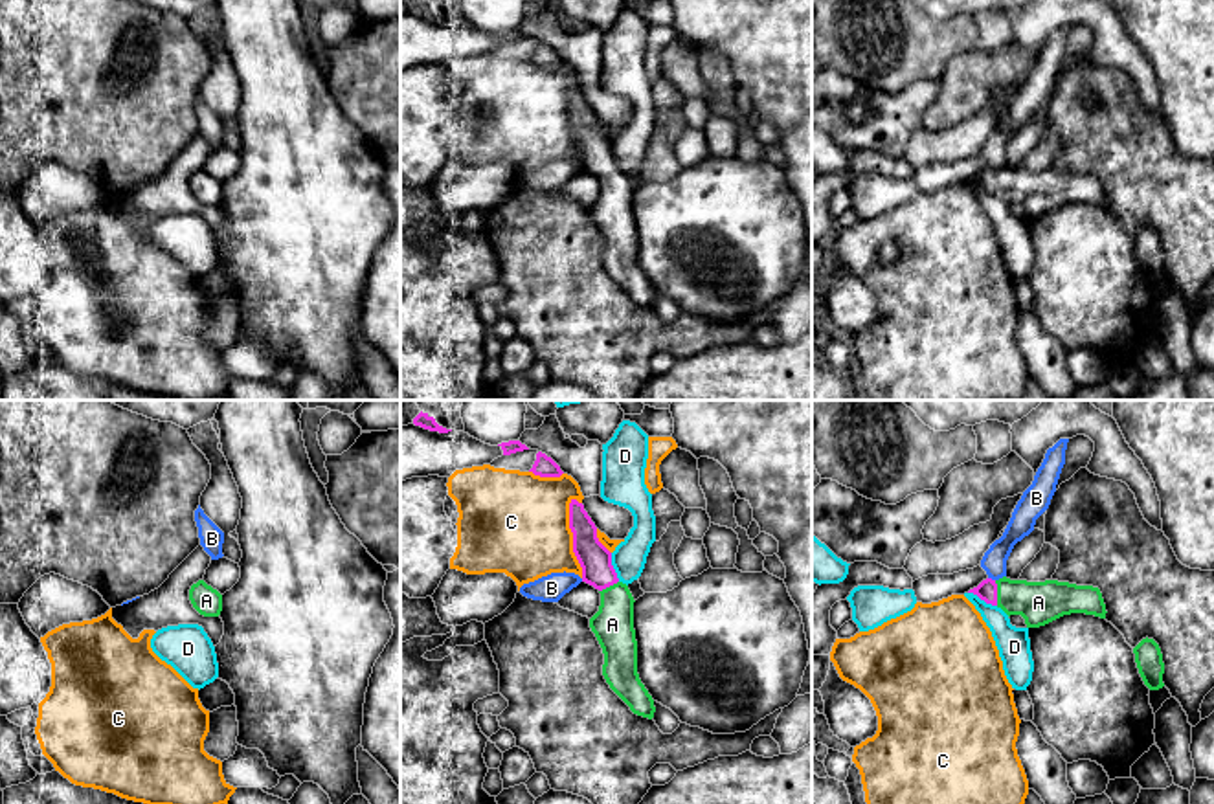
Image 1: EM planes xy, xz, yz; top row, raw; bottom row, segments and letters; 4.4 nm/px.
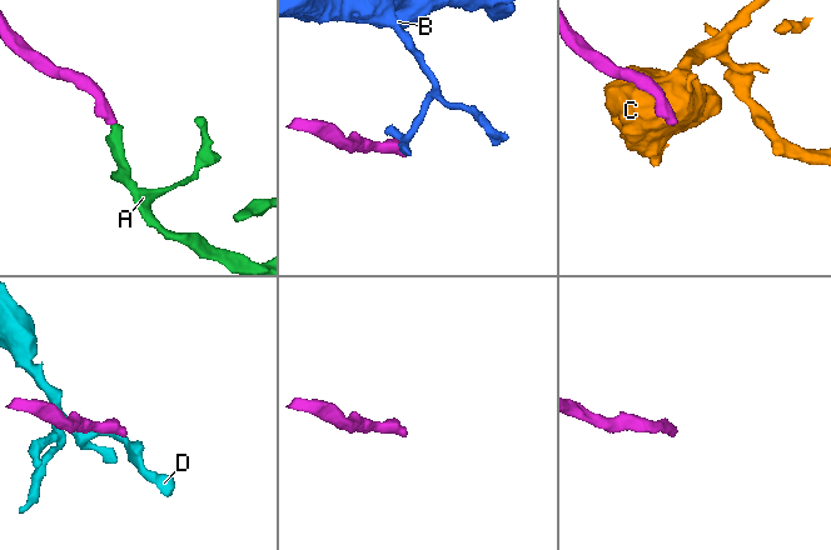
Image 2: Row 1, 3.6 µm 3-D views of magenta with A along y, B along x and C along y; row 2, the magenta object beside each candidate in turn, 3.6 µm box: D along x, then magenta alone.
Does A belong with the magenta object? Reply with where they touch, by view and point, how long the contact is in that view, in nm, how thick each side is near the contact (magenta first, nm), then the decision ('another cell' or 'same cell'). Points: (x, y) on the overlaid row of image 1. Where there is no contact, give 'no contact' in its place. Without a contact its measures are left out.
meets magenta in yz at (996, 593); contact 110 nm long; 90 nm thick on the magenta side, 190 nm on the other; same cell

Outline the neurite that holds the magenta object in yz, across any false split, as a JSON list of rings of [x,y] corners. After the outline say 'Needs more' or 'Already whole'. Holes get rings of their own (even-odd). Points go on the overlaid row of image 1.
[[[986,578],[968,593],[1001,608],[1008,617],[1021,615],[1027,628],[1040,628],[1071,613],[1085,613],[1100,619],[1106,619],[1107,613],[1098,587],[1058,580]]]. Needs more

